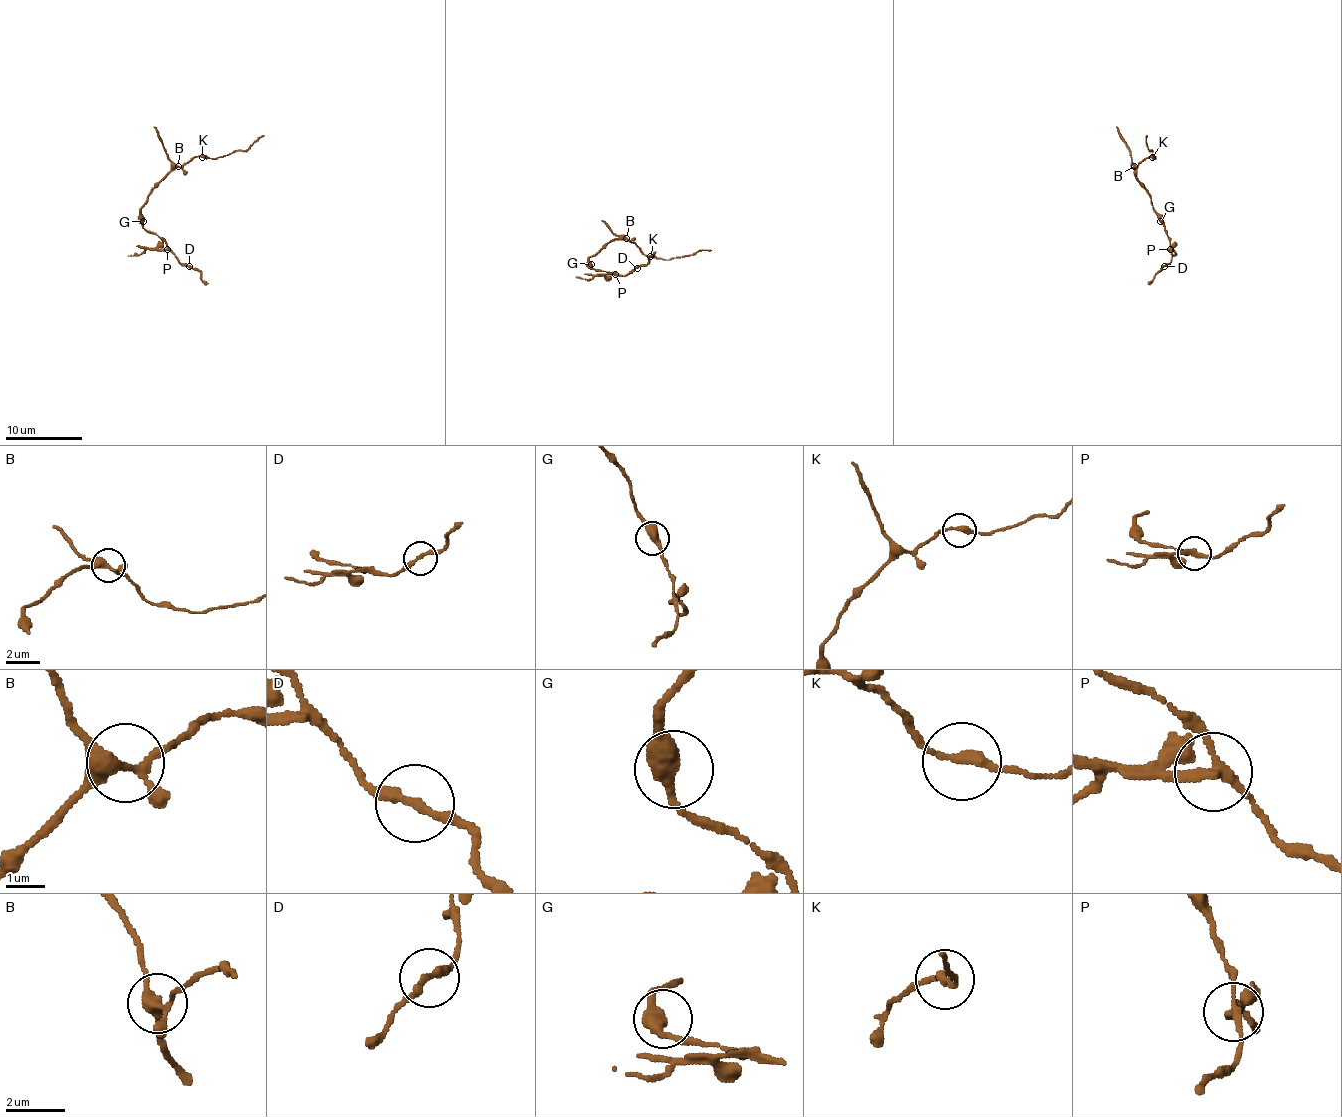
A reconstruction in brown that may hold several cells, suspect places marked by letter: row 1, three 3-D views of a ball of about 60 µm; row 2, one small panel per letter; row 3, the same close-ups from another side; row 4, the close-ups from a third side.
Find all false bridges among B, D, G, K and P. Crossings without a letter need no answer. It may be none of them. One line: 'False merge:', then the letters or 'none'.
False merge: P

